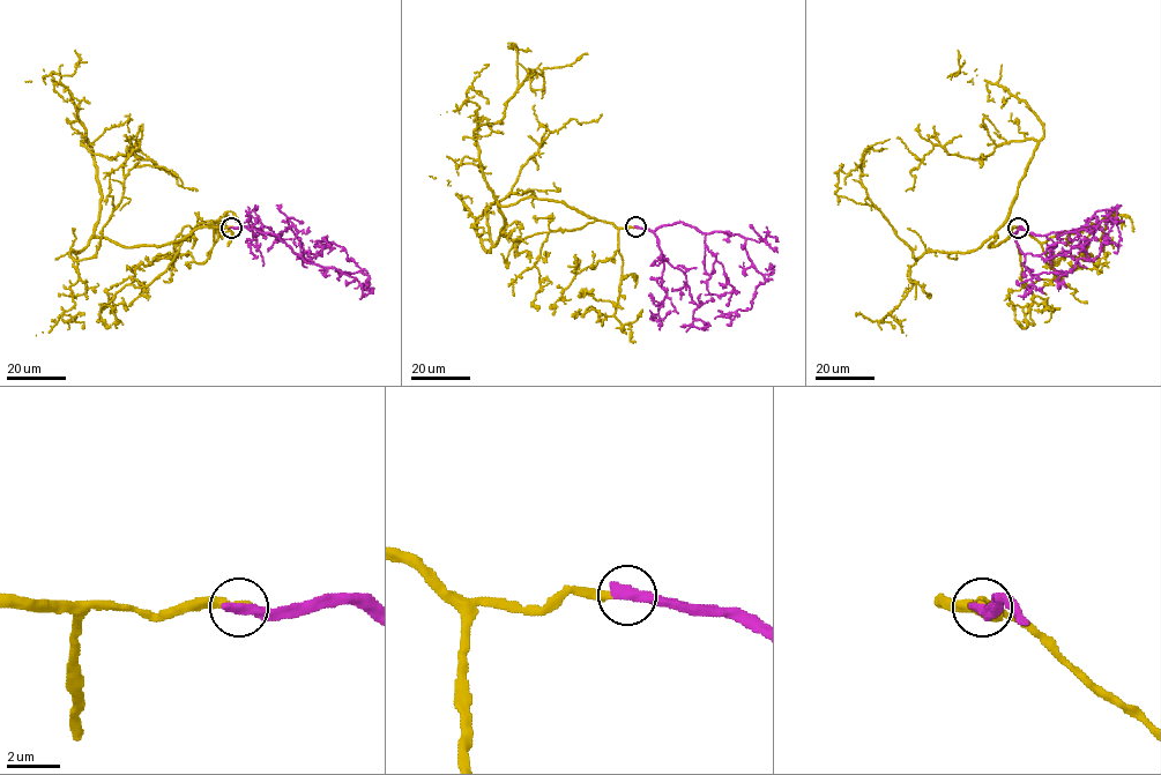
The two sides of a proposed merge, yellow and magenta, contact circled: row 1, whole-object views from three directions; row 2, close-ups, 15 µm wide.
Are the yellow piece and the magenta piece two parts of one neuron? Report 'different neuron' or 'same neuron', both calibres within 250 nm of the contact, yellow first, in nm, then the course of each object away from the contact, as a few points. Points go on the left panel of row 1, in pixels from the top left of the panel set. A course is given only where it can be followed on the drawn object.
different neuron | 280/460 nm | yellow via (232, 226), (157, 245), (98, 237), (96, 162), (81, 143), (110, 159), (136, 146), (198, 191) | magenta via (232, 226), (276, 235), (307, 262), (334, 267), (341, 274), (361, 272), (345, 250), (326, 240), (310, 240)

